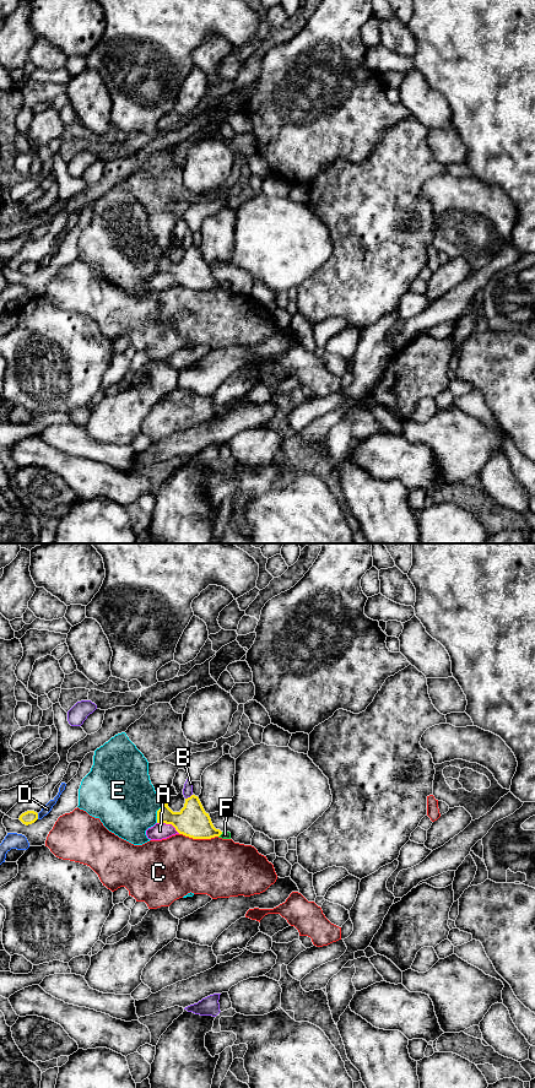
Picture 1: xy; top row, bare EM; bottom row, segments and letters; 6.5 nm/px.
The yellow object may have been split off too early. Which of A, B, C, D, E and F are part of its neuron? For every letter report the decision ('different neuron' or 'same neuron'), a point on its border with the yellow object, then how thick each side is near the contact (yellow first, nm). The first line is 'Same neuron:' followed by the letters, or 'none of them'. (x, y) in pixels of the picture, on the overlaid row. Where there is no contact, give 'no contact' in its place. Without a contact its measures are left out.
Same neuron: F
A: different neuron; contact xy (168, 823); calibres 200 and 110 nm
B: different neuron; contact xy (188, 797); calibres 200 and 60 nm
C: different neuron; contact xy (199, 838); calibres 200 and 380 nm
D: different neuron; contact xy (37, 816); calibres 90 and 60 nm
E: different neuron; contact xy (157, 812); calibres 200 and 420 nm
F: same neuron; contact xy (221, 833); calibres 200 and 50 nm

